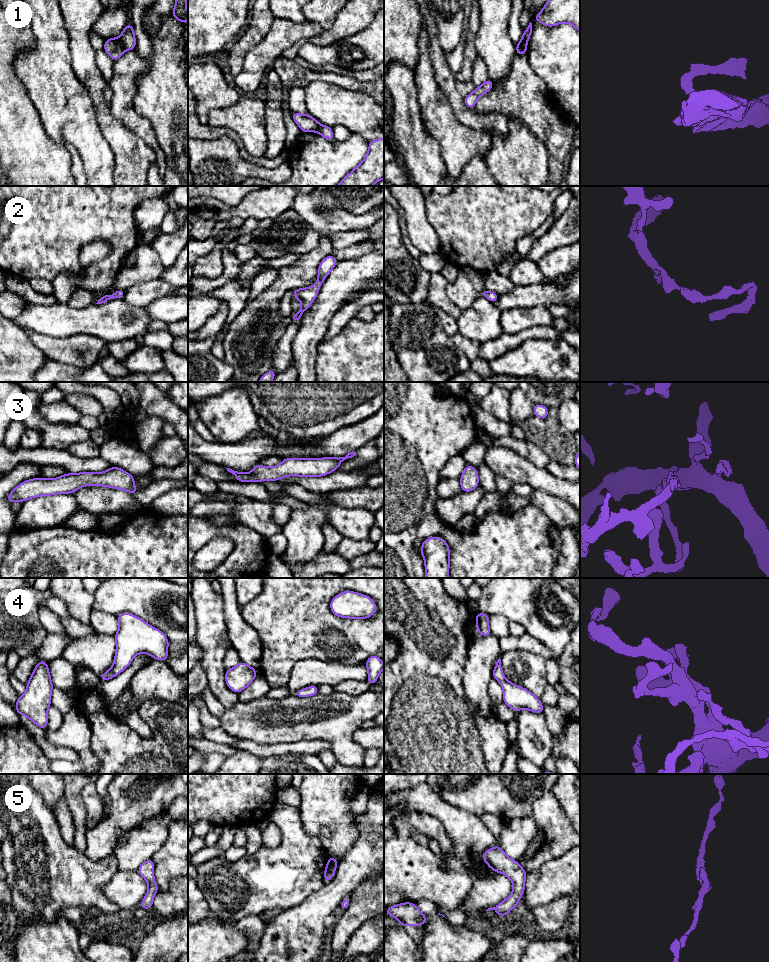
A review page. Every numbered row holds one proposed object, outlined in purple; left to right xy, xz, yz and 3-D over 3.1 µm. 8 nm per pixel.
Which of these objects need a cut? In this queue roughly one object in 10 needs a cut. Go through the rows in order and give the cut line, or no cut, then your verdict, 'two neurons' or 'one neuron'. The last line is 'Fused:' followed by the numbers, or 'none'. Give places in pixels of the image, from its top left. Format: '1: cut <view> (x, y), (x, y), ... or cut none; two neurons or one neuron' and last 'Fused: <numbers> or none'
1: cut xy (118, 38), (125, 49); two neurons
2: cut none; one neuron
3: cut none; one neuron
4: cut none; one neuron
5: cut none; one neuron
Fused: 1

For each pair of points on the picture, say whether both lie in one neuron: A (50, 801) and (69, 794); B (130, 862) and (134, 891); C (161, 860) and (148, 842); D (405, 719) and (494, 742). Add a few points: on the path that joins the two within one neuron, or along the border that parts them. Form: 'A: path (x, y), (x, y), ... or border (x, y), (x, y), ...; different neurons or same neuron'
A: border (65, 784), (63, 798); different neurons
B: border (119, 869), (135, 871); different neurons
C: border (168, 831), (165, 842), (150, 857); different neurons
D: path (427, 731), (444, 742), (472, 742); same neuron

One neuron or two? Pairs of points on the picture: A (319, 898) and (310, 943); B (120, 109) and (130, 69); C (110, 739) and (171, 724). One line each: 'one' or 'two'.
A: one
B: one
C: one

